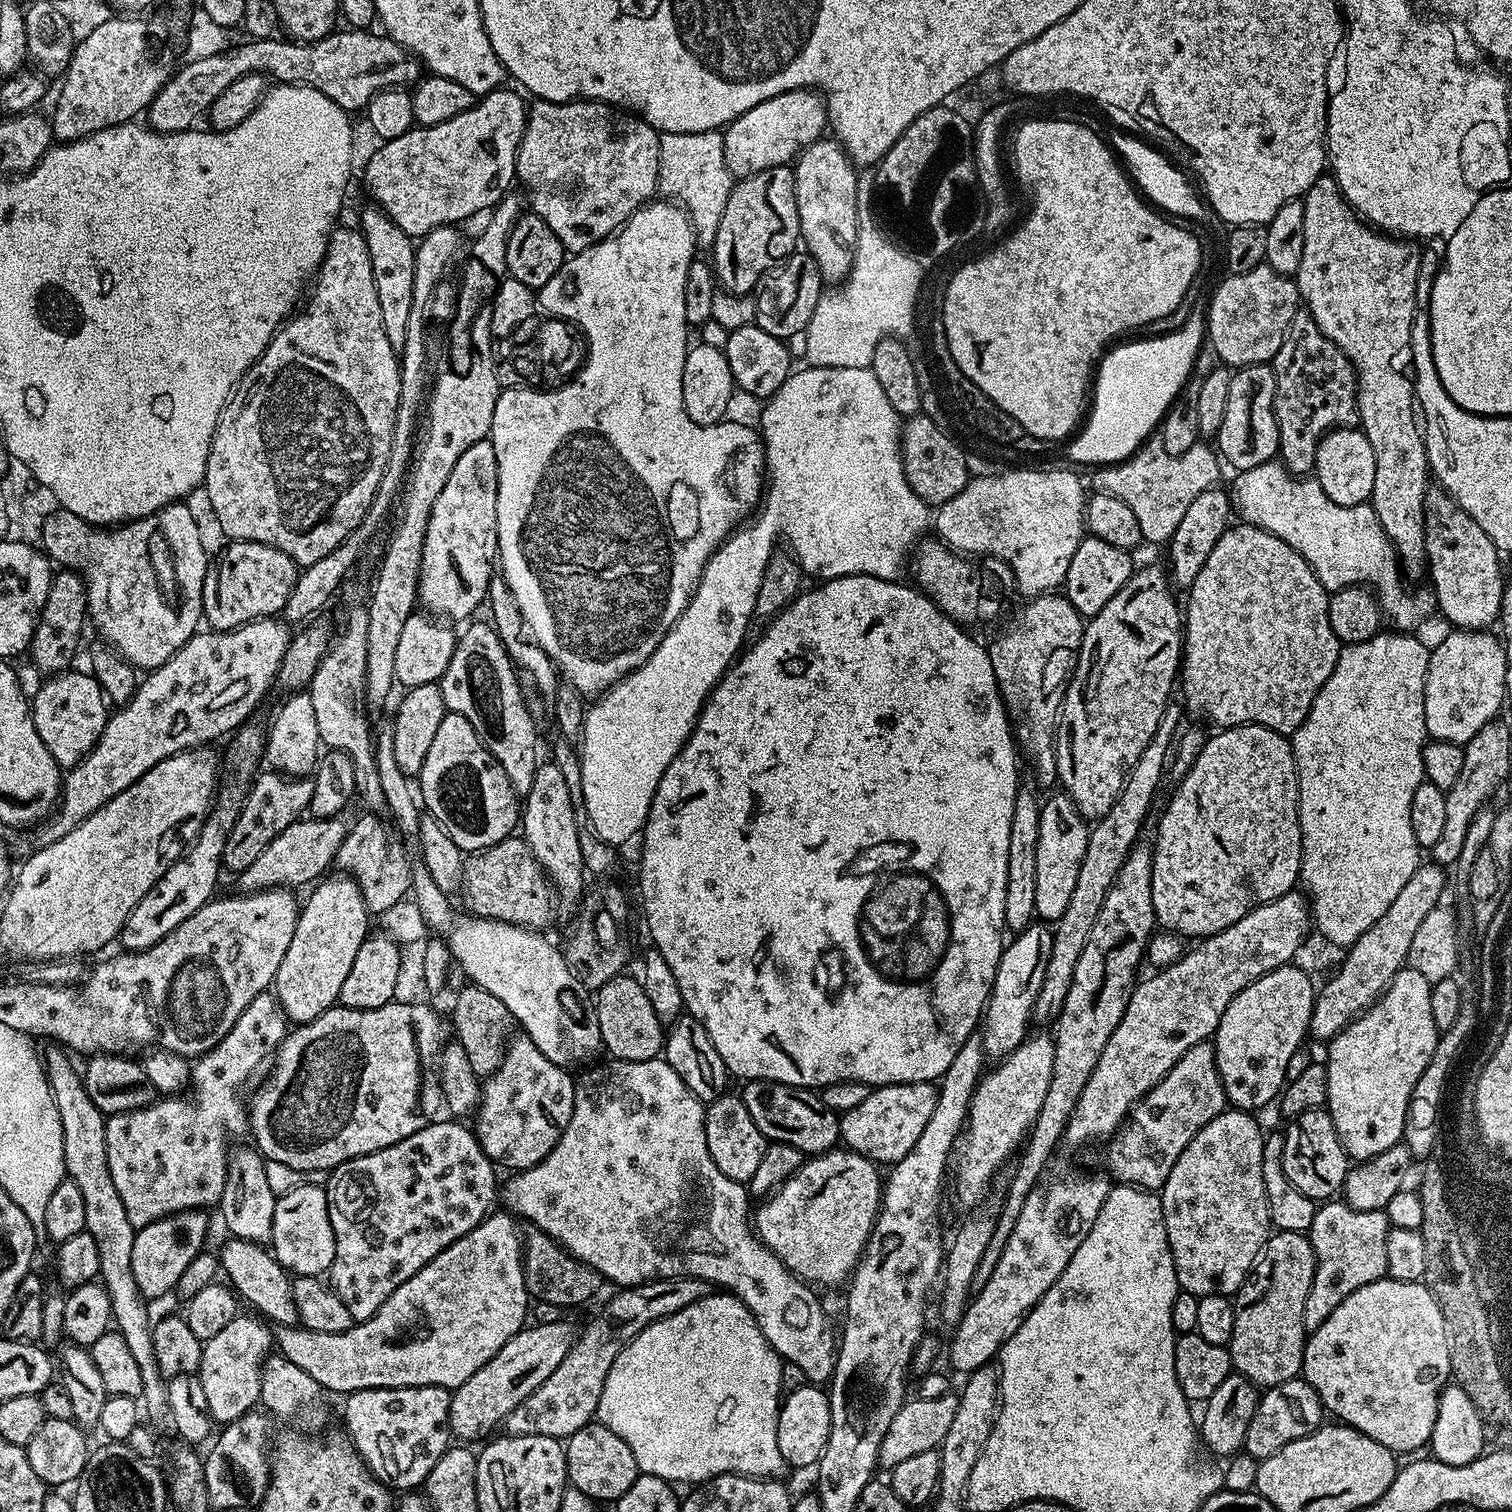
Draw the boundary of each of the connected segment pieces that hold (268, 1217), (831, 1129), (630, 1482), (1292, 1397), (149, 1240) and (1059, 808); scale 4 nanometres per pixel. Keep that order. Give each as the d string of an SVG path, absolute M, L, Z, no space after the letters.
M233 1147L228 1154L226 1166L226 1186L222 1190L222 1198L218 1205L218 1213L224 1219L231 1235L238 1240L267 1245L272 1239L274 1230L274 1206L278 1197L270 1190L266 1179L264 1157L255 1147Z
M749 1080L743 1087L742 1099L746 1110L750 1110L750 1118L754 1118L754 1126L762 1130L765 1141L798 1146L798 1150L802 1150L808 1158L833 1151L841 1143L839 1115L832 1112L830 1106L826 1106L826 1102L822 1102L822 1098L813 1089L779 1084L773 1080Z
M599 1422L582 1426L573 1436L567 1437L564 1457L569 1485L582 1490L582 1494L586 1494L594 1502L614 1502L622 1494L626 1494L626 1490L634 1486L636 1477L641 1475L630 1446L626 1446L626 1442L622 1442L622 1438L614 1434L614 1430Z
M1304 1379L1287 1380L1273 1388L1263 1389L1256 1401L1254 1418L1250 1418L1250 1427L1246 1429L1243 1451L1257 1462L1265 1460L1282 1450L1282 1446L1298 1438L1306 1438L1314 1429L1321 1427L1325 1420L1324 1404L1318 1398L1314 1386L1307 1384Z
M195 1208L158 1218L158 1222L150 1222L150 1226L136 1229L134 1250L130 1253L130 1258L134 1282L138 1282L138 1290L144 1297L164 1296L175 1289L176 1283L186 1271L186 1266L189 1266L205 1247L208 1216L207 1211Z
M1059 794L1045 799L1040 805L1038 822L1038 883L1034 889L1036 916L1044 922L1055 922L1066 914L1070 897L1078 883L1078 870L1082 870L1082 858L1086 858L1086 842L1090 831L1089 821L1074 806L1068 795Z

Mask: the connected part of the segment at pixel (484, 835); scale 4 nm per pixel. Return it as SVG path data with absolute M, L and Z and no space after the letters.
M445 711L426 762L422 762L418 783L418 796L427 815L444 827L465 854L483 852L502 842L521 823L522 804L510 786L510 778L506 778L506 770L498 766L494 754L486 750L474 726L462 714Z

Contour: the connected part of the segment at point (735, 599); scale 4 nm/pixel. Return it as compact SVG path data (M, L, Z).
M804 366L801 372L800 369L793 371L788 380L782 382L780 389L774 395L767 397L765 404L768 405L765 406L764 413L760 416L758 431L764 442L764 467L767 480L758 511L747 521L746 526L737 527L708 560L708 565L704 568L696 593L692 595L686 610L674 622L674 626L666 634L666 638L662 638L658 650L654 650L654 654L650 654L650 658L646 658L646 662L642 662L642 666L638 666L633 672L626 674L613 688L608 689L599 699L587 705L584 714L584 728L580 732L578 741L582 791L585 794L590 828L600 840L604 840L607 844L619 846L619 844L626 843L635 832L637 835L643 829L645 822L648 821L652 799L658 790L658 782L662 782L662 774L666 774L666 766L670 766L670 762L674 762L674 758L679 756L683 750L685 742L696 726L696 719L700 717L700 709L703 708L705 700L712 693L716 683L732 667L742 645L745 643L744 635L748 632L748 623L754 620L755 600L758 598L763 574L766 573L767 564L778 548L776 536L780 536L784 532L785 538L792 543L791 555L800 564L800 570L809 577L810 575L820 576L816 578L821 581L833 580L839 576L877 576L883 580L896 580L903 568L905 571L906 561L913 555L918 541L925 535L923 532L930 528L929 505L925 504L922 498L918 498L918 494L914 494L914 490L910 490L910 482L906 482L904 463L900 457L902 418L894 410L894 406L890 406L878 378L874 378L871 367L836 369Z

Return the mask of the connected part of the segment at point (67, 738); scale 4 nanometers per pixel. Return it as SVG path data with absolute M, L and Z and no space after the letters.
M65 670L49 675L48 680L33 695L30 700L34 730L38 730L38 738L46 742L46 750L59 764L67 770L87 756L88 751L98 742L102 730L110 715L110 704L104 694L104 689L95 676L84 672Z

